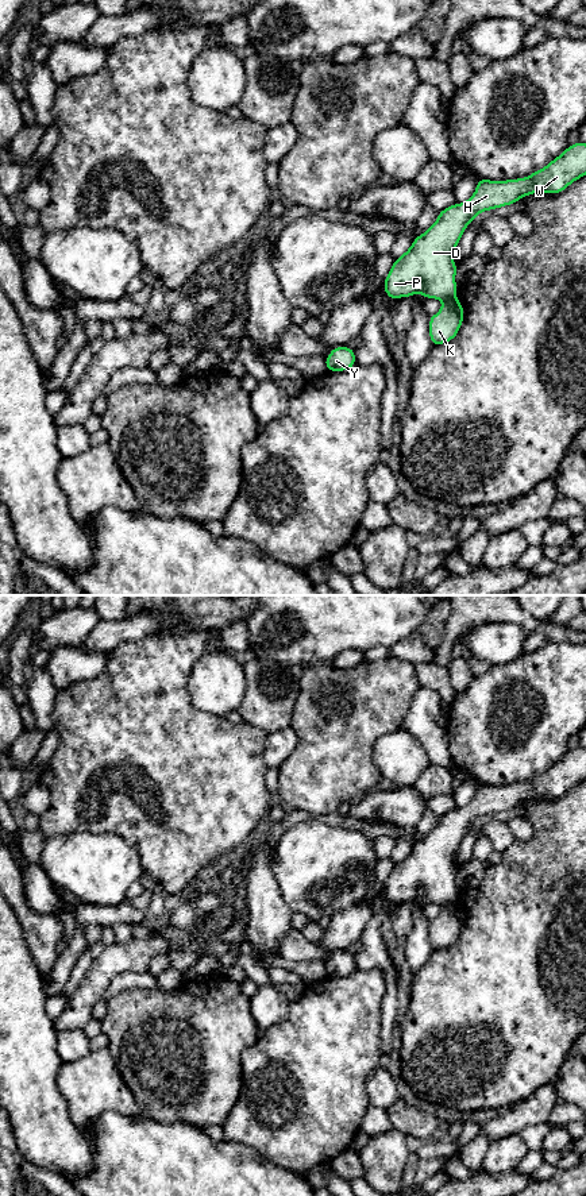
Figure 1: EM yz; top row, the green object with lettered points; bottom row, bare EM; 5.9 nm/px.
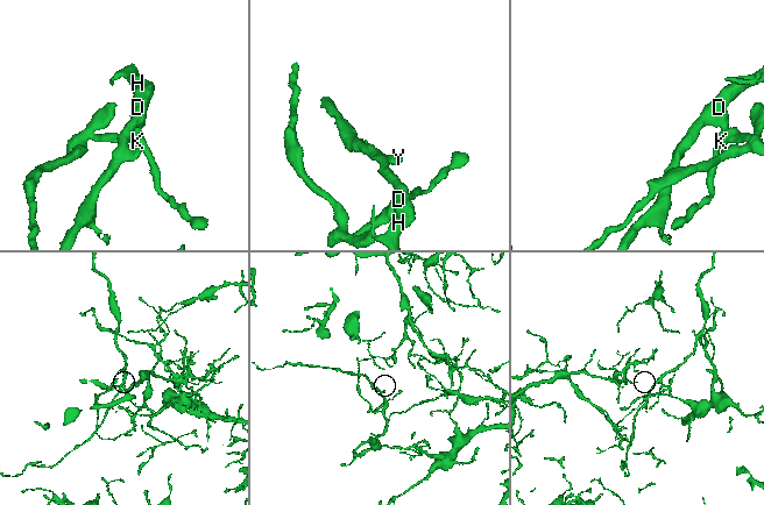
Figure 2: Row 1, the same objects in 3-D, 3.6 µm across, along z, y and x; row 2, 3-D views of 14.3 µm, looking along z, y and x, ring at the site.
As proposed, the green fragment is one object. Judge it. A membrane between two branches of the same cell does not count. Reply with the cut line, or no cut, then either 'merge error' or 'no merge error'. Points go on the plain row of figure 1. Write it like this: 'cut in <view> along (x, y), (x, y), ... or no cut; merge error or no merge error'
cut in yz along (455, 902), (443, 907); merge error

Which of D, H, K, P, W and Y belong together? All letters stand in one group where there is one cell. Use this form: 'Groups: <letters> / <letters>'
Groups: D H P W Y / K

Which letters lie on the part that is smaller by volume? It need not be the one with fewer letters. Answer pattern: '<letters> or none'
D, H, P, W, Y

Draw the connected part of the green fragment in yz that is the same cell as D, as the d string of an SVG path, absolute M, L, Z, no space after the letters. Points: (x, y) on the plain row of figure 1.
M586 749L568 751L545 772L528 782L505 786L478 784L474 799L464 807L439 817L437 825L404 857L383 884L393 904L421 898L427 904L456 903L456 868L452 857L475 821L506 811L532 798L556 799L586 779Z

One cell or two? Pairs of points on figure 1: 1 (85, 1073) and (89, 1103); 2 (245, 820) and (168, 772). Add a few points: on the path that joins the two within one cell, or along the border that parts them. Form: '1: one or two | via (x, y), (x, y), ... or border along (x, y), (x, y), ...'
1: one | via (85, 1080), (89, 1085), (89, 1096)
2: one | via (226, 801), (220, 795), (187, 786)

